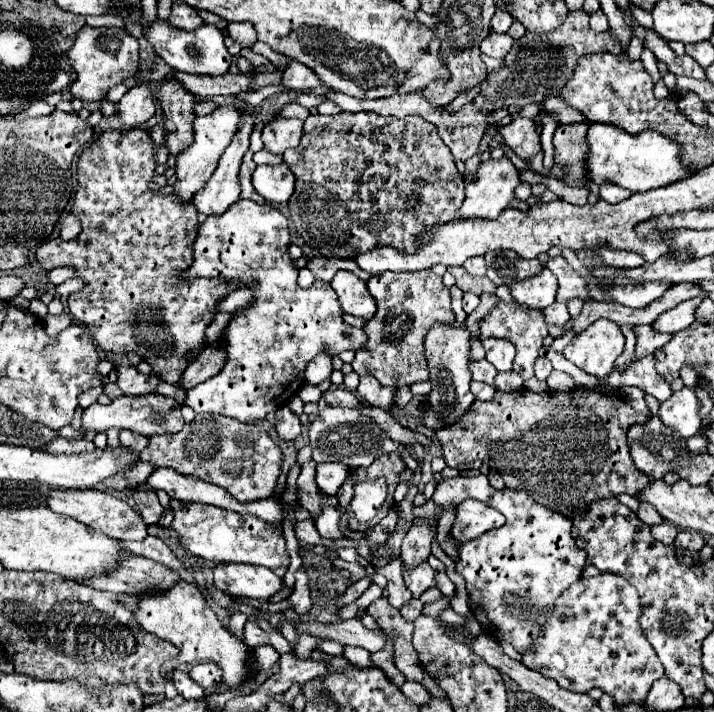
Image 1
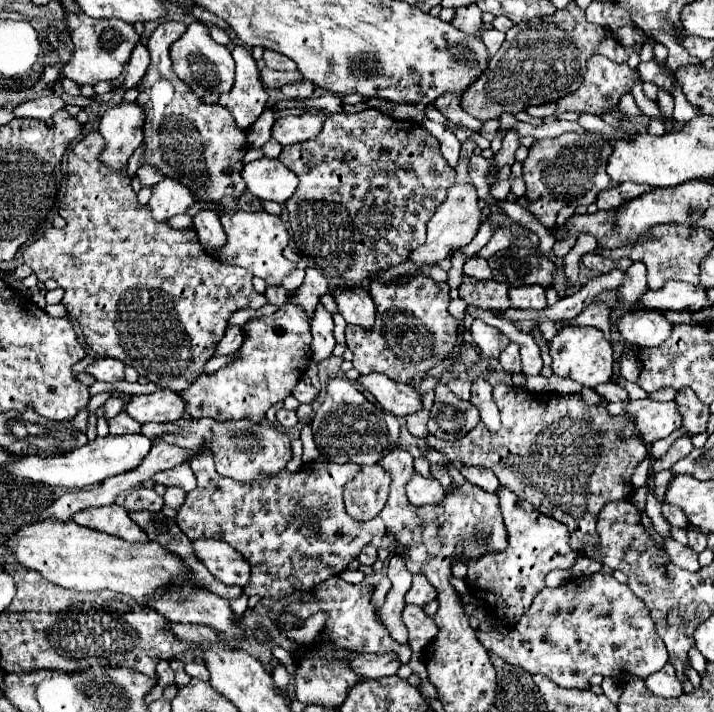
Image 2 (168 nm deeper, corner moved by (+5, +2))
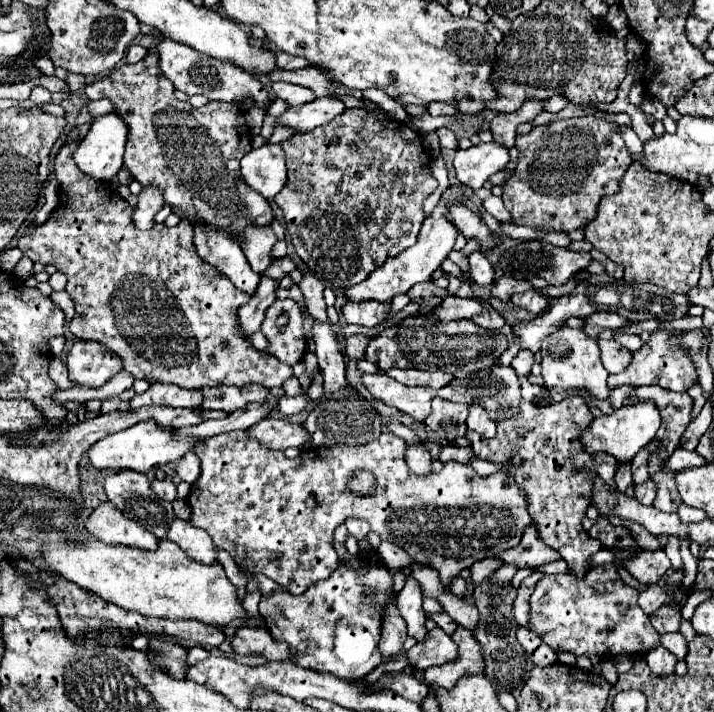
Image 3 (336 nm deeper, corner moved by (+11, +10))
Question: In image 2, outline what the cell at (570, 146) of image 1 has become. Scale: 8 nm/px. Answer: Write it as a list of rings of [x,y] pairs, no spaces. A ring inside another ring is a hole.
[[[561,134],[557,138],[535,140],[529,148],[529,156],[523,162],[523,180],[527,184],[525,198],[527,210],[551,230],[555,226],[557,212],[567,204],[593,204],[597,202],[597,194],[617,186],[619,182],[611,182],[607,178],[607,158],[611,156],[609,140],[597,134]]]

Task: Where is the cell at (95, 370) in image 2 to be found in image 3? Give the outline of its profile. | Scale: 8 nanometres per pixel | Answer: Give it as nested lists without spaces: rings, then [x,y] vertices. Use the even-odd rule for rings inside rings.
[[[79,340],[67,354],[69,378],[81,386],[97,388],[113,378],[121,368],[121,358],[109,354],[99,342]]]

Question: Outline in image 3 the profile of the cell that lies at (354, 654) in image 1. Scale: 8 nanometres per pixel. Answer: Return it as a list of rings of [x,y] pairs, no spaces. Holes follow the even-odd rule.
[[[433,628],[427,632],[425,640],[417,642],[411,650],[401,650],[395,660],[405,658],[411,666],[415,668],[429,668],[429,666],[439,666],[457,656],[457,644],[447,636],[441,628]]]

